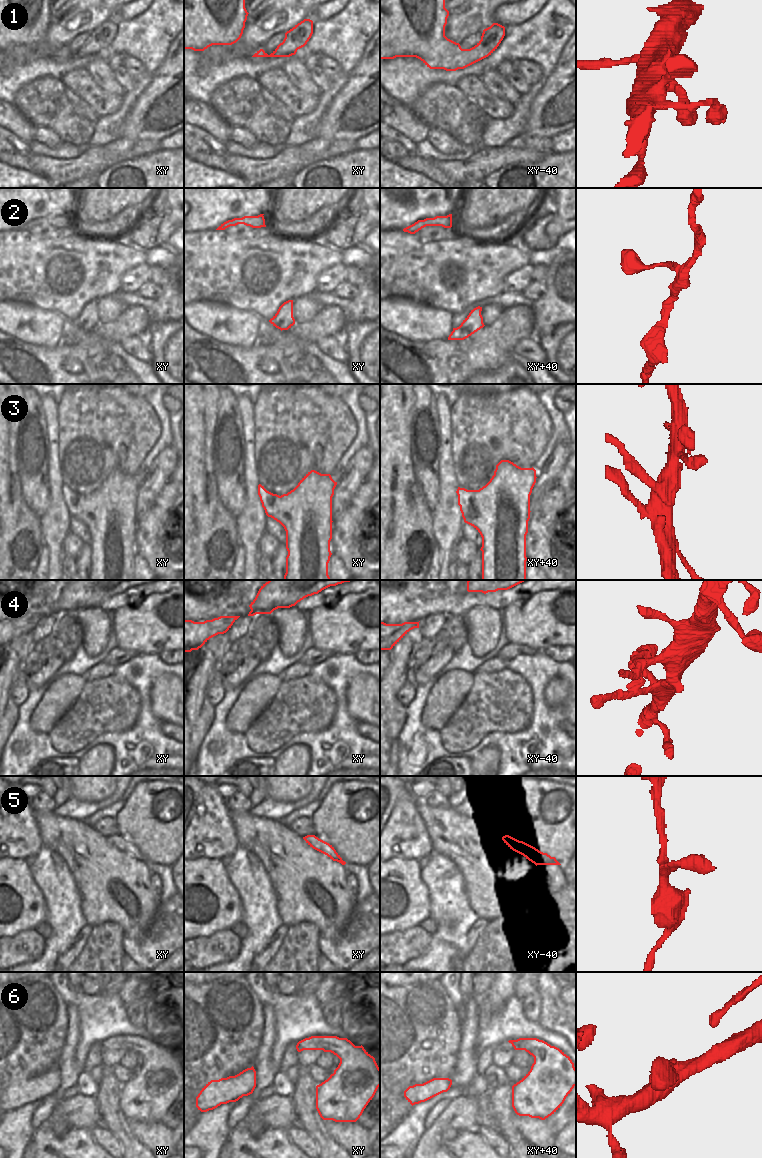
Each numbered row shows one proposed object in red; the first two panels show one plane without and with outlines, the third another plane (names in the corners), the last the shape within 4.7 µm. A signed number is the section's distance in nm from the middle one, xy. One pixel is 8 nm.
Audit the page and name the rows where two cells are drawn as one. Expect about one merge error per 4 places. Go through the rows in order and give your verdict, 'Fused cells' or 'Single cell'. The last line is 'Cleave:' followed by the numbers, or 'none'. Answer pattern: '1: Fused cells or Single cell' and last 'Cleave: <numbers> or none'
1: Single cell
2: Single cell
3: Fused cells
4: Single cell
5: Single cell
6: Single cell
Cleave: 3

